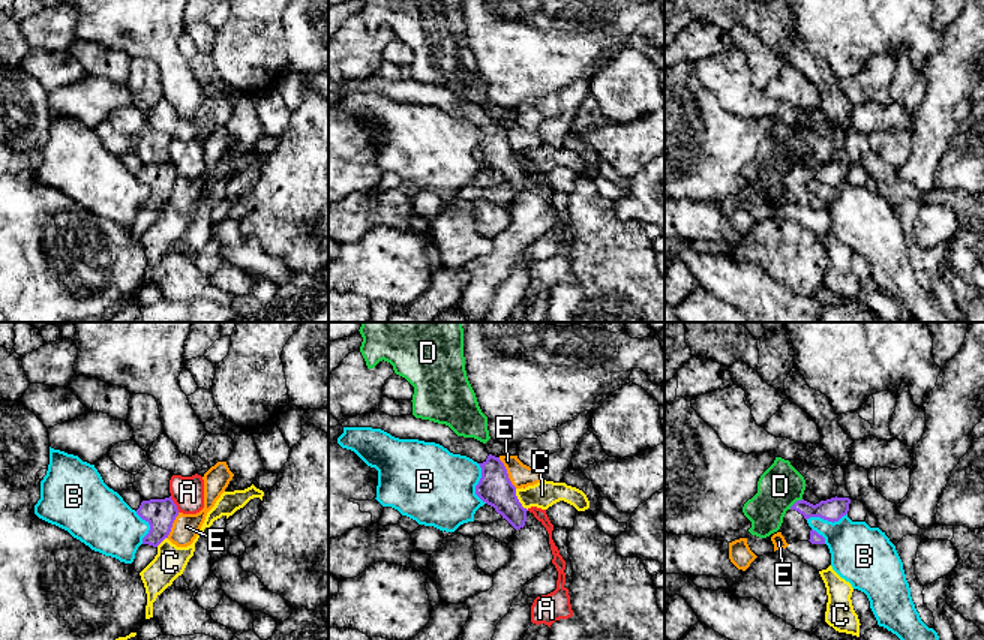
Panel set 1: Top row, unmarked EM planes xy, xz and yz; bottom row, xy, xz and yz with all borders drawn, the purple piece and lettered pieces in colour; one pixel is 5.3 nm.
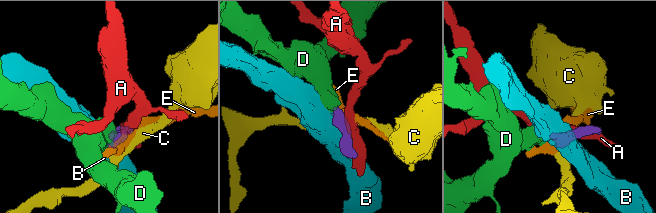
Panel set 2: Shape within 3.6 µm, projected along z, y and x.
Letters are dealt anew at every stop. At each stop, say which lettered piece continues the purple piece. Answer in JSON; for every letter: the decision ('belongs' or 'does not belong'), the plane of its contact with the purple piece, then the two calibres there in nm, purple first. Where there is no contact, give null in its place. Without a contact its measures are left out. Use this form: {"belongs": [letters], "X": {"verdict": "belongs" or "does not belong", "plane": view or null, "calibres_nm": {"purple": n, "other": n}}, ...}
{"belongs": [], "A": {"verdict": "does not belong", "plane": "xy", "calibres_nm": {"purple": 160, "other": 180}}, "B": {"verdict": "does not belong", "plane": "xz", "calibres_nm": {"purple": 180, "other": 420}}, "C": {"verdict": "does not belong", "plane": "xz", "calibres_nm": {"purple": 180, "other": 140}}, "D": {"verdict": "does not belong", "plane": "yz", "calibres_nm": {"purple": 120, "other": 240}}, "E": {"verdict": "does not belong", "plane": "xz", "calibres_nm": {"purple": 180, "other": 130}}}

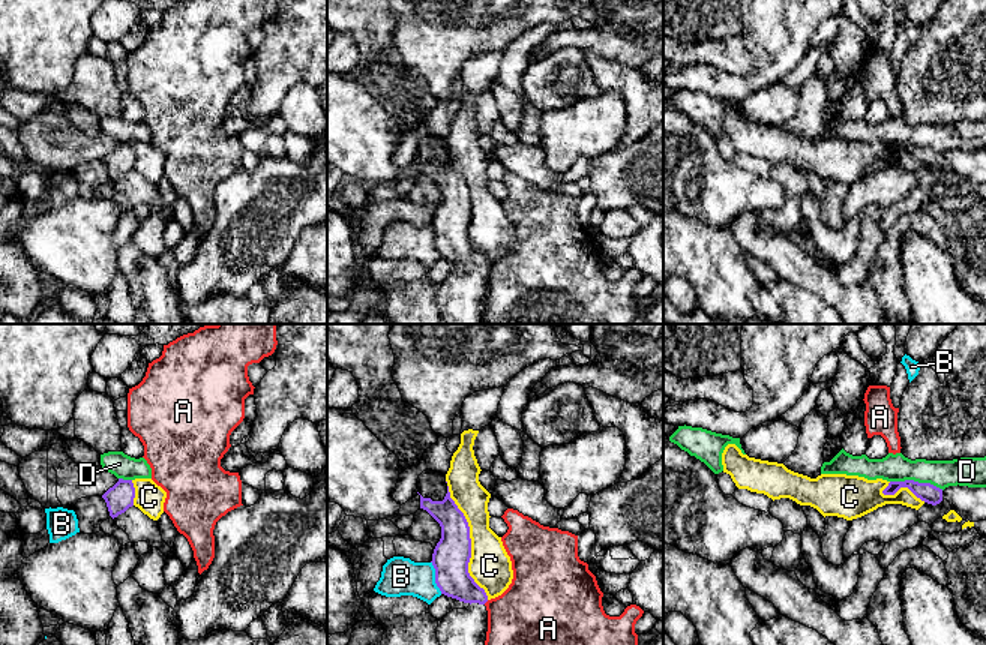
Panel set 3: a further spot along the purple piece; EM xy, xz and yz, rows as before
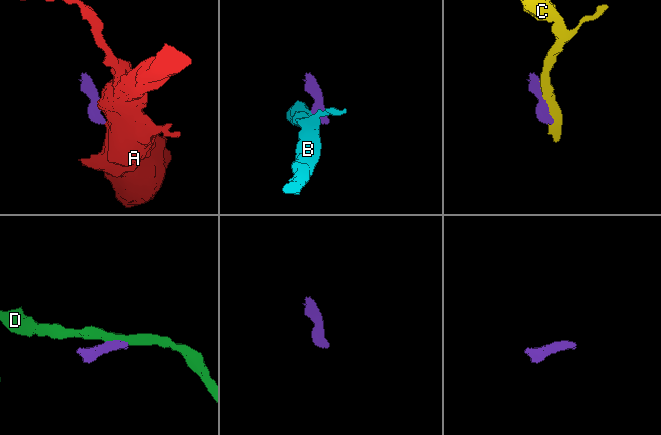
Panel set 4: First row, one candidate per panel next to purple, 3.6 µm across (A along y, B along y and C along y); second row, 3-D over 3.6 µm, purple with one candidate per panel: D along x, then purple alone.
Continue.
{"belongs": [], "A": {"verdict": "does not belong", "plane": "xz", "calibres_nm": {"purple": 180, "other": 360}}, "B": {"verdict": "does not belong", "plane": "xz", "calibres_nm": {"purple": 200, "other": 200}}, "C": {"verdict": "does not belong", "plane": "xz", "calibres_nm": {"purple": 200, "other": 220}}, "D": {"verdict": "does not belong", "plane": "yz", "calibres_nm": {"purple": 100, "other": 150}}}

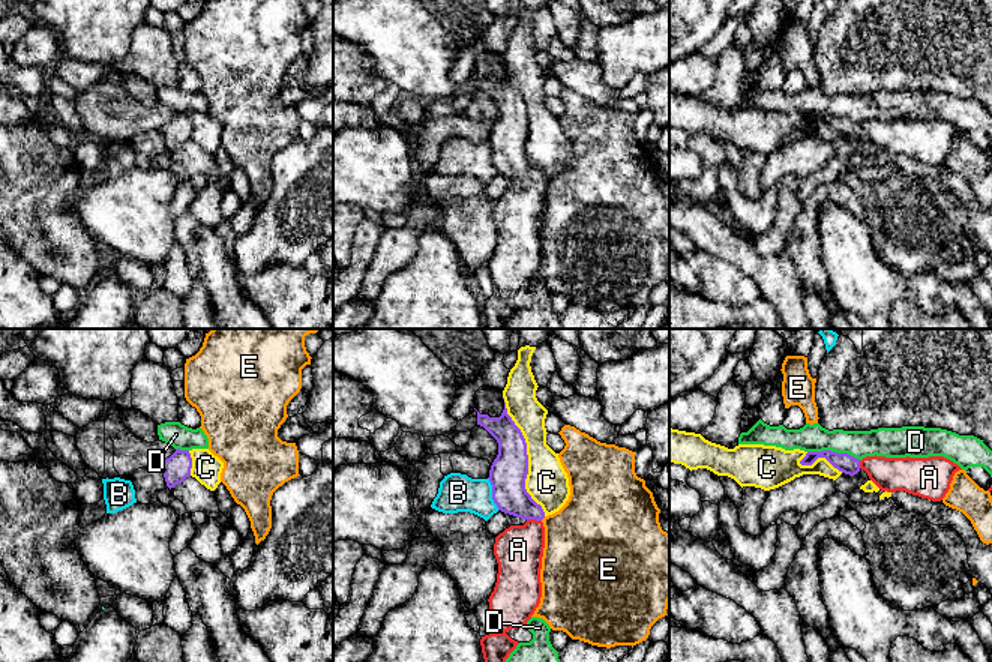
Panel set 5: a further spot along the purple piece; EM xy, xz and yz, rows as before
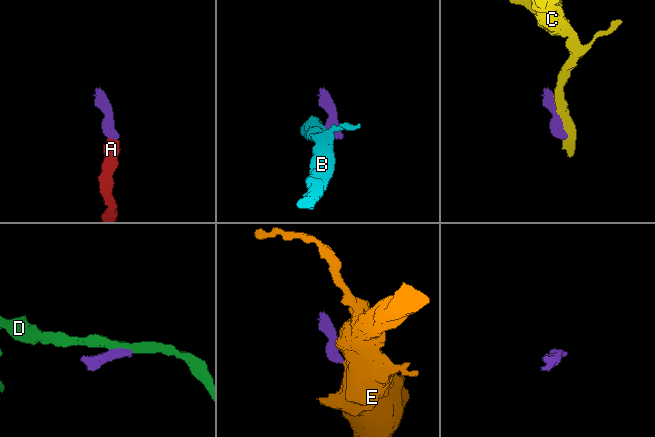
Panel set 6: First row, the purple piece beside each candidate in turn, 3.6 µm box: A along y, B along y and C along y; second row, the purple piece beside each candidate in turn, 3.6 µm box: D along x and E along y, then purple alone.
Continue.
{"belongs": ["A"], "A": {"verdict": "belongs", "plane": "xz", "calibres_nm": {"purple": 190, "other": 260}}, "B": {"verdict": "does not belong", "plane": "xz", "calibres_nm": {"purple": 200, "other": 200}}, "C": {"verdict": "does not belong", "plane": "xz", "calibres_nm": {"purple": 200, "other": 220}}, "D": {"verdict": "does not belong", "plane": "yz", "calibres_nm": {"purple": 100, "other": 150}}, "E": {"verdict": "does not belong", "plane": "xz", "calibres_nm": {"purple": 180, "other": 420}}}

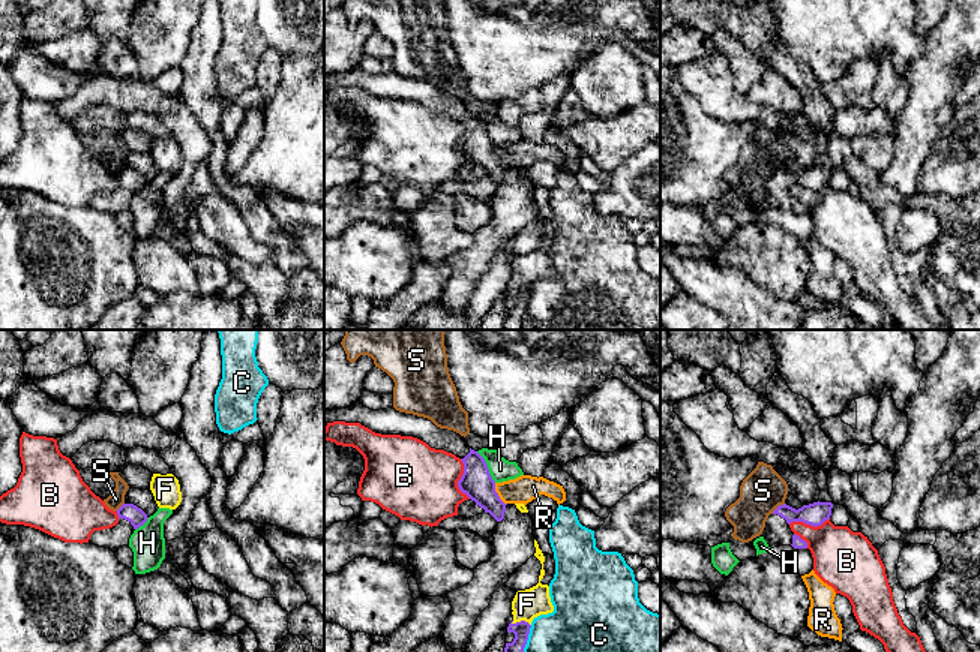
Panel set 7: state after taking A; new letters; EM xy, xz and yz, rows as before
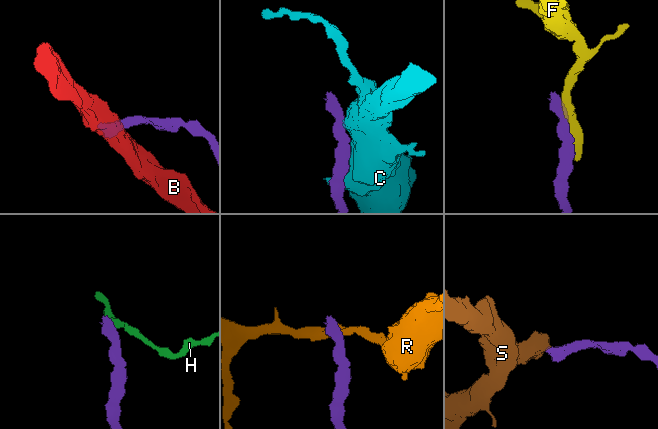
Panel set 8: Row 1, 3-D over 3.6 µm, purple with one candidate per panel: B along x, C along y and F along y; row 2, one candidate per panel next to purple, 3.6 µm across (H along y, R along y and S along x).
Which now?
{"belongs": [], "B": {"verdict": "does not belong", "plane": "xz", "calibres_nm": {"purple": 170, "other": 420}}, "C": {"verdict": "does not belong", "plane": "xz", "calibres_nm": {"purple": 90, "other": 280}}, "F": {"verdict": "does not belong", "plane": "xz", "calibres_nm": {"purple": 90, "other": 160}}, "H": {"verdict": "does not belong", "plane": "xz", "calibres_nm": {"purple": 170, "other": 120}}, "R": {"verdict": "does not belong", "plane": "xz", "calibres_nm": {"purple": 170, "other": 150}}, "S": {"verdict": "does not belong", "plane": "yz", "calibres_nm": {"purple": 120, "other": 240}}}

